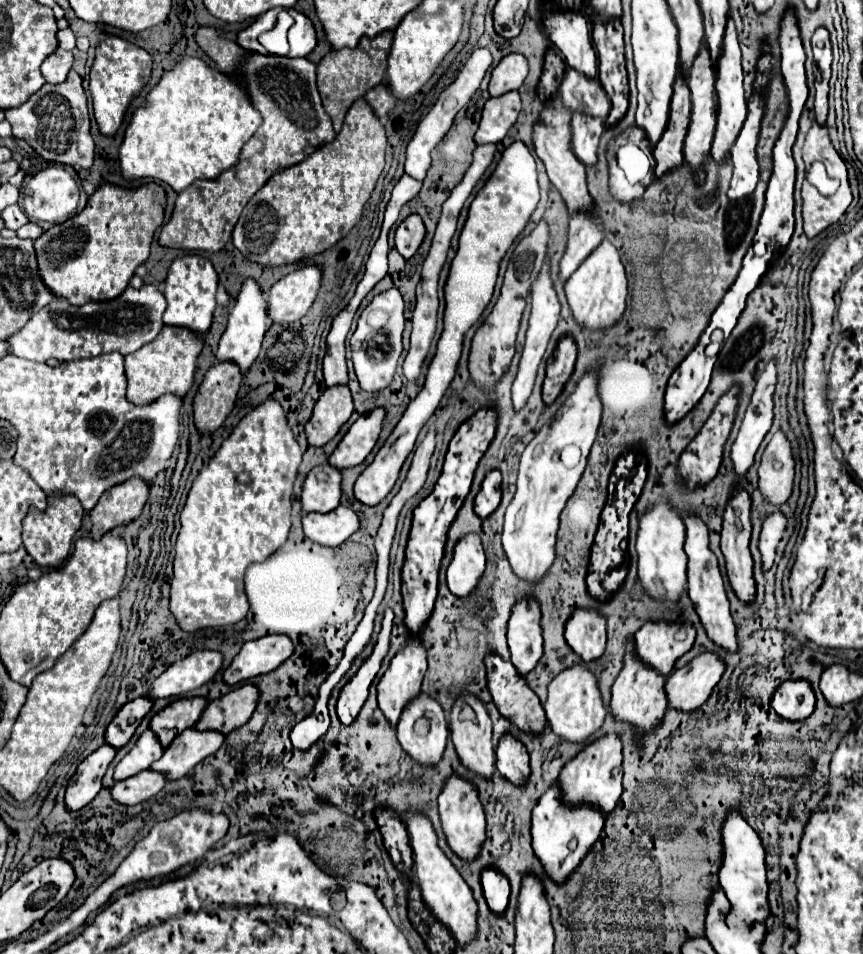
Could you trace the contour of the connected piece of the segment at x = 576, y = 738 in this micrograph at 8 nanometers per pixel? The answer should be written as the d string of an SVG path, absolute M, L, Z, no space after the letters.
M584 666L568 668L550 682L544 710L546 710L552 732L566 742L578 742L578 744L584 744L596 730L600 730L606 718L606 708L602 704L596 678Z

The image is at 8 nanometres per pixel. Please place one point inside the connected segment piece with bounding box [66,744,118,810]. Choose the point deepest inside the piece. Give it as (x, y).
(86, 783)

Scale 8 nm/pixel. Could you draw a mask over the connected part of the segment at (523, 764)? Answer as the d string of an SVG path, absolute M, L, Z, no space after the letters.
M504 736L496 748L496 770L514 786L524 786L528 782L528 752L512 736Z

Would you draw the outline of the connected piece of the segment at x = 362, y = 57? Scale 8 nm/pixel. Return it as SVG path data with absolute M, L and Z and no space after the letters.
M392 30L380 32L376 38L362 38L356 48L340 48L330 50L322 62L318 64L318 80L320 80L320 96L324 100L324 110L332 116L334 130L340 132L344 124L344 116L354 100L364 96L370 88L384 82L384 72L388 68L388 52L392 48Z

